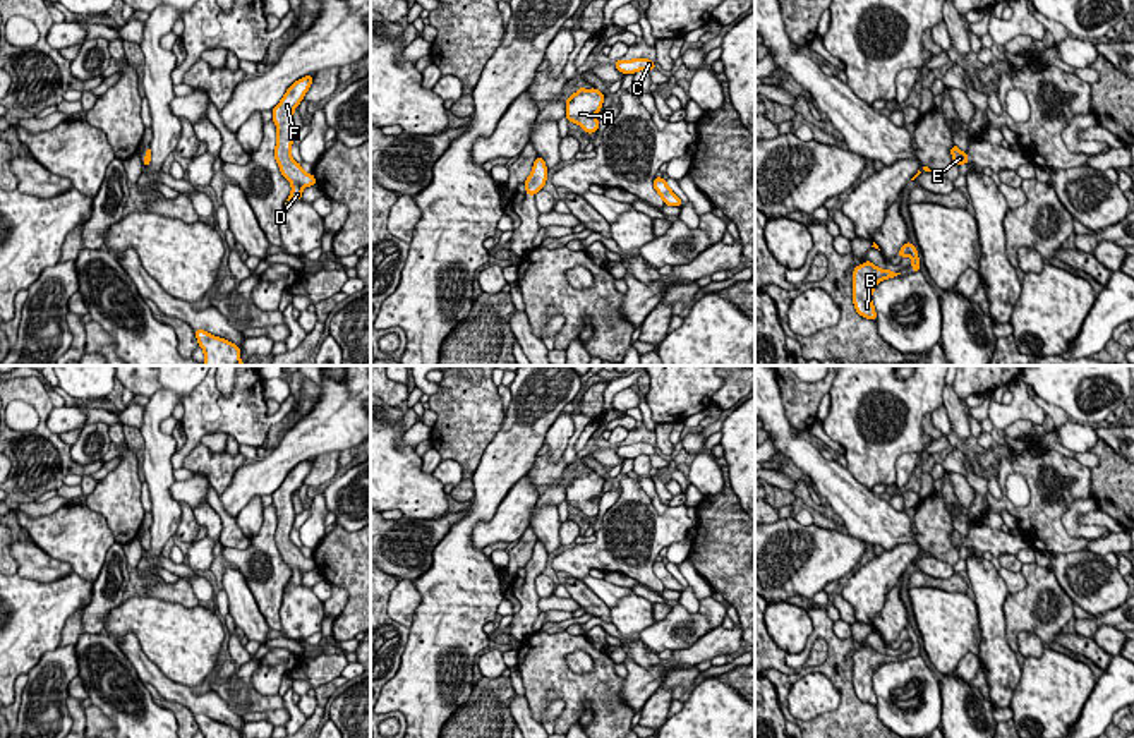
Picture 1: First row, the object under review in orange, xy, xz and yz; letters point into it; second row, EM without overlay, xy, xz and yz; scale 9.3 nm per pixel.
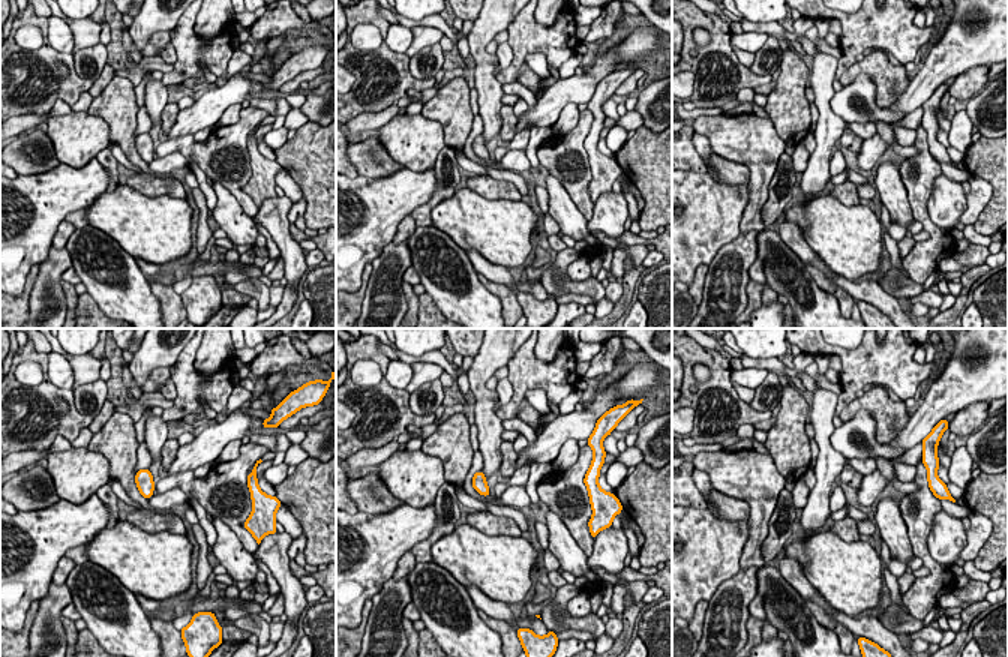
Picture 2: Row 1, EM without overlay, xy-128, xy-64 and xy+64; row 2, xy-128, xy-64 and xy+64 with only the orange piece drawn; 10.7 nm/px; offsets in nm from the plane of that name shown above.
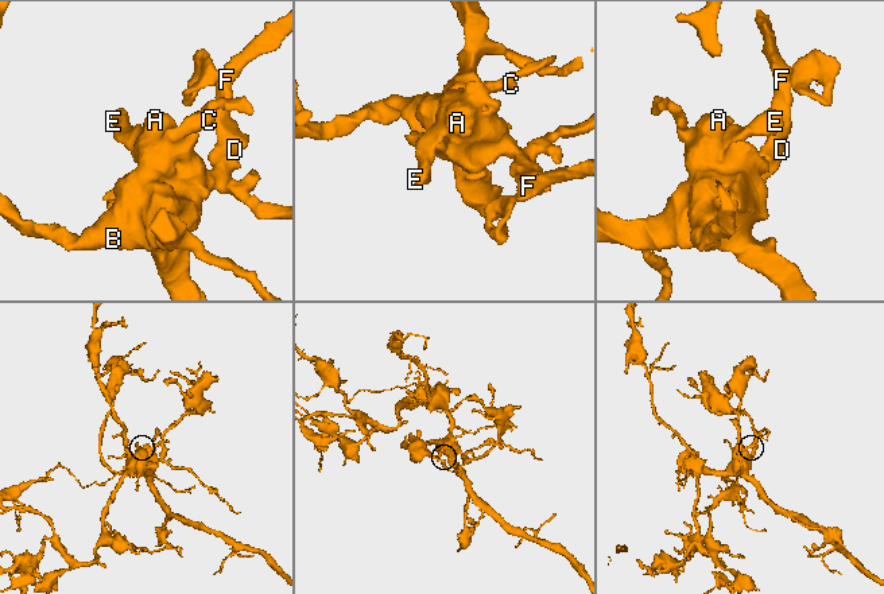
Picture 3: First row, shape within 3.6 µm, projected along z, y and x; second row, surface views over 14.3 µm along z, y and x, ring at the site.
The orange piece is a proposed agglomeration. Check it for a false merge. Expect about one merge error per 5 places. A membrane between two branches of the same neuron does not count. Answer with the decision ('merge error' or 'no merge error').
no merge error

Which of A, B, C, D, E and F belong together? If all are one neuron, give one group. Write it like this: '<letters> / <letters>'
A B C D E F

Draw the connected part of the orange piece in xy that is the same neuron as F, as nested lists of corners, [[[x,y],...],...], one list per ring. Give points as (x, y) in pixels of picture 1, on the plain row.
[[[305,460],[295,465],[288,472],[281,486],[271,494],[273,506],[276,508],[274,542],[281,554],[281,560],[292,568],[292,577],[287,587],[290,584],[302,584],[302,573],[316,570],[314,560],[305,558],[300,547],[297,547],[290,539],[293,520],[295,520],[293,494],[304,484],[304,479],[312,469],[312,463],[314,460]]]

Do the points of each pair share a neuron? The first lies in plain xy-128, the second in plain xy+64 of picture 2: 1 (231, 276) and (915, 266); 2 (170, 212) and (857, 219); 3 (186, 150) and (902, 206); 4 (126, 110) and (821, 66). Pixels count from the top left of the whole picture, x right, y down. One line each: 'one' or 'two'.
1: one
2: one
3: two
4: two

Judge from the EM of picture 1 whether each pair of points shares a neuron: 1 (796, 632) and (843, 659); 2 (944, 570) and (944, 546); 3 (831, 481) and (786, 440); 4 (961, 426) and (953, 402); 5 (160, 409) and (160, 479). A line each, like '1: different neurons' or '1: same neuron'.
1: different neurons
2: different neurons
3: same neuron
4: same neuron
5: same neuron

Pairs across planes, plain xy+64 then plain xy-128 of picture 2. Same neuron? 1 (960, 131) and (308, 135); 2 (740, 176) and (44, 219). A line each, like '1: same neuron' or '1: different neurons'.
1: different neurons
2: different neurons

